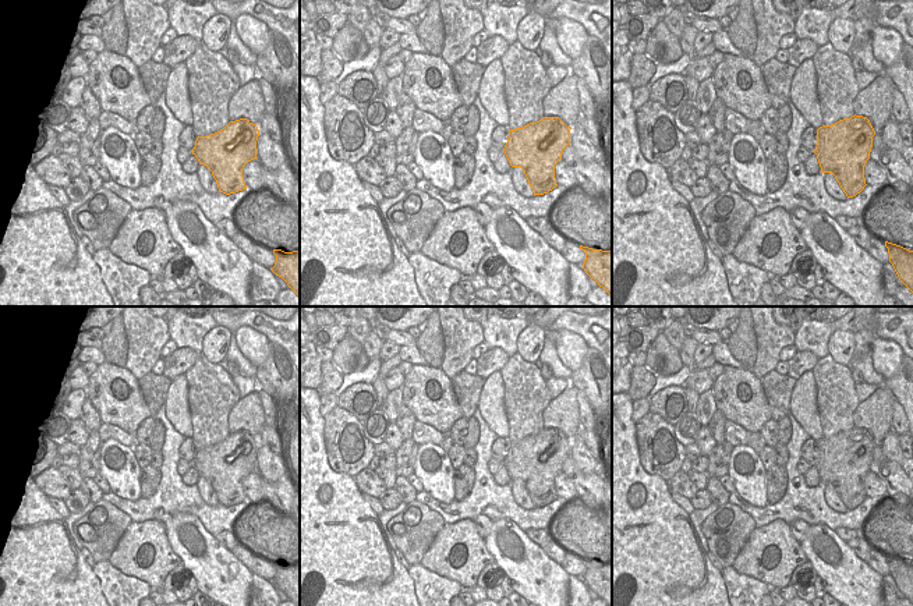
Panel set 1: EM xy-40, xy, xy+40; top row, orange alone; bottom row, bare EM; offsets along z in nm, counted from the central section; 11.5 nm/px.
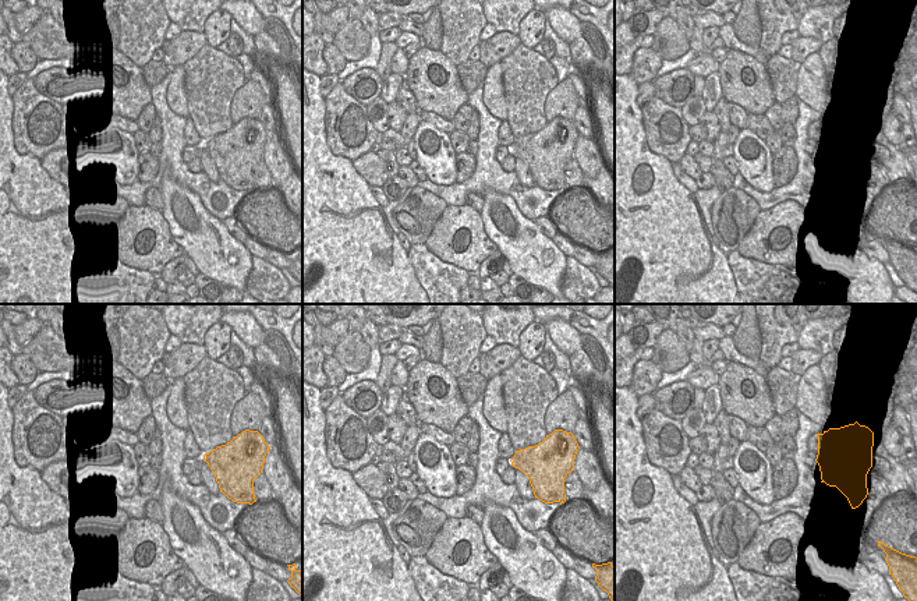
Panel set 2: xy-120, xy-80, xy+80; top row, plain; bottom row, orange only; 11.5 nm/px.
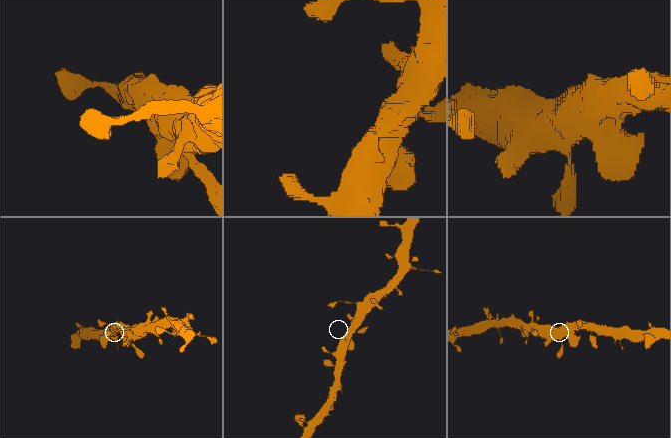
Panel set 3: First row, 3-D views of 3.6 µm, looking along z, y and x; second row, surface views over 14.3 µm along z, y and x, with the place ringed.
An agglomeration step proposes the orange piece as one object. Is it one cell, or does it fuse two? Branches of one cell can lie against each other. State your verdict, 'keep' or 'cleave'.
keep

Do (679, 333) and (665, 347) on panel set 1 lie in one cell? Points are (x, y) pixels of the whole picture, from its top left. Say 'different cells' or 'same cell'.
different cells

